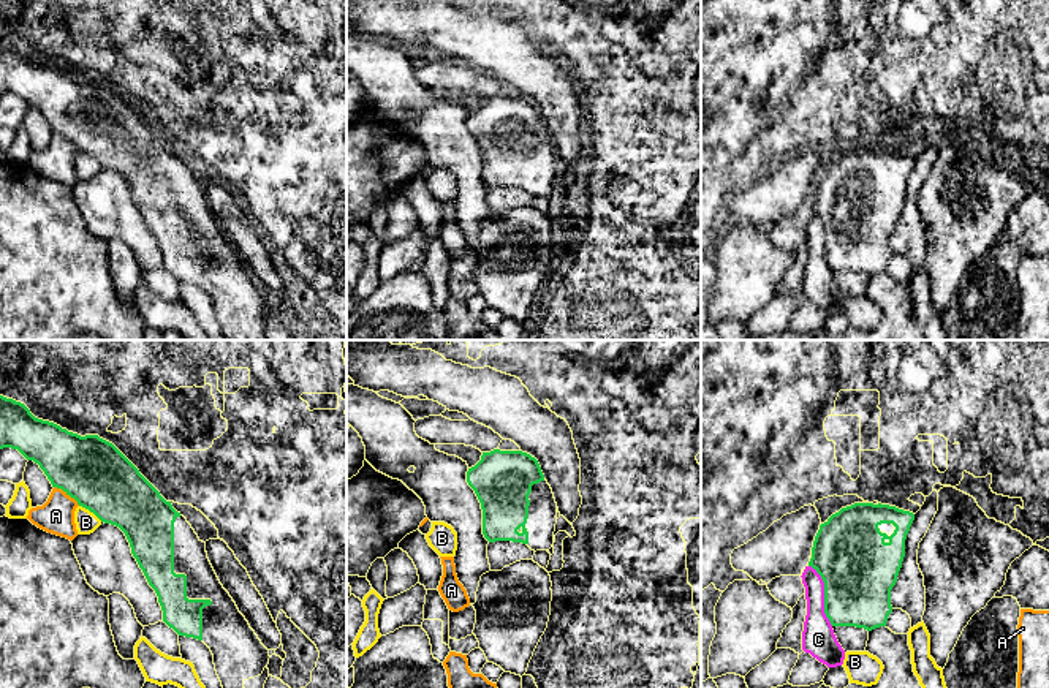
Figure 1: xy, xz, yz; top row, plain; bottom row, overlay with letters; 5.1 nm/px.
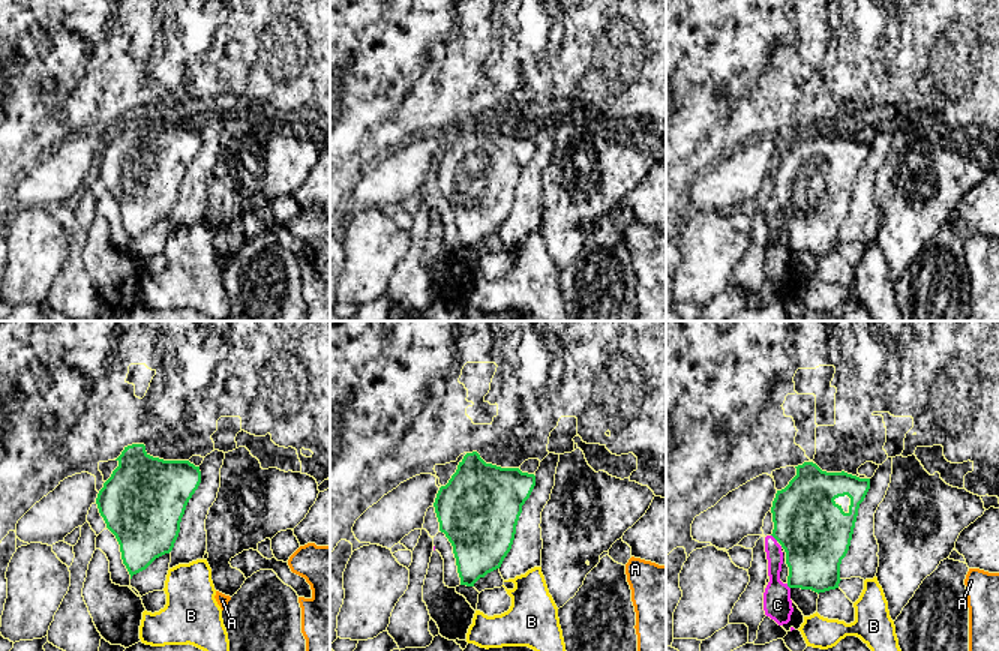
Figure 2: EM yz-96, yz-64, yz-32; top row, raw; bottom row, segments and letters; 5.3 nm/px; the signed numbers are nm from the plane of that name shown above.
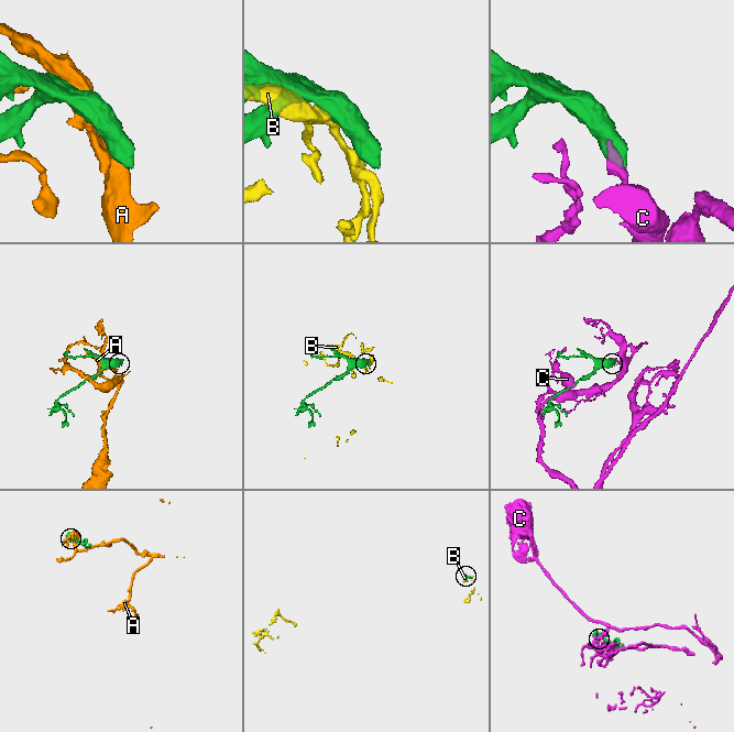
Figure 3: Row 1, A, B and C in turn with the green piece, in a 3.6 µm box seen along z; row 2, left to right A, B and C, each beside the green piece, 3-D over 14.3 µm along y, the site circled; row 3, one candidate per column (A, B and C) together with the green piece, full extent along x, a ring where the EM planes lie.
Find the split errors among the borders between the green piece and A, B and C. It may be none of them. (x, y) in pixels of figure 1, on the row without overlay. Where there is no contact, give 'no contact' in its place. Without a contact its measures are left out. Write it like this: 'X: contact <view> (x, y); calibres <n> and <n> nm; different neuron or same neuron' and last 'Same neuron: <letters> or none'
A: contact xy (67, 138); calibres 340 and 180 nm; different neuron
B: contact xy (90, 157); calibres 340 and 110 nm; different neuron
C: contact yz (825, 241); calibres 380 and 170 nm; different neuron
Same neuron: none

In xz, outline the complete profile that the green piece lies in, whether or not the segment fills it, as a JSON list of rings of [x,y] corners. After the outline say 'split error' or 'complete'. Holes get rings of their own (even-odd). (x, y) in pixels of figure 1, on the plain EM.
[[[522,96],[483,98],[481,106],[468,114],[467,128],[475,136],[483,155],[483,180],[489,188],[513,187],[532,196],[547,196],[554,190],[557,149],[535,103]]]; split error

